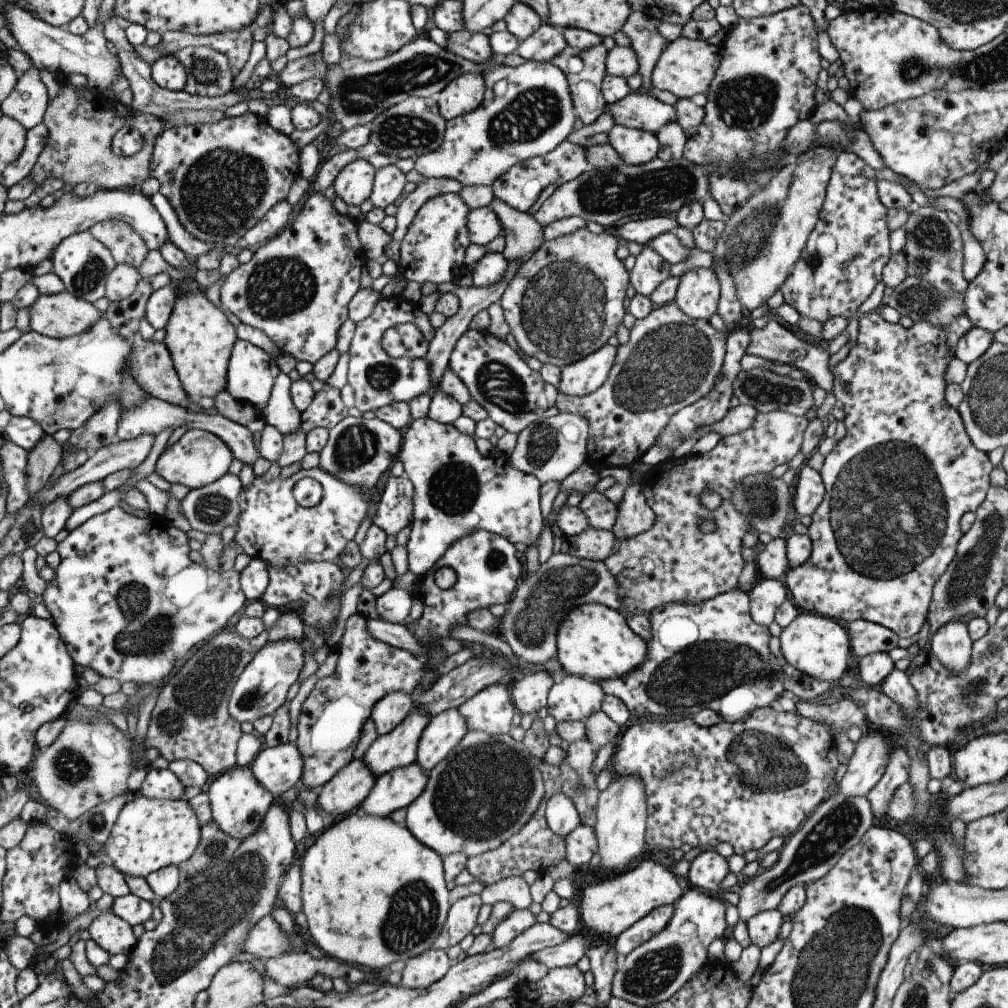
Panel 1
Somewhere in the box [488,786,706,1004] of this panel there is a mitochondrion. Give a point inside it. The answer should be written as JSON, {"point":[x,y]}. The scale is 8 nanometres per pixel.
{"point":[655,972]}

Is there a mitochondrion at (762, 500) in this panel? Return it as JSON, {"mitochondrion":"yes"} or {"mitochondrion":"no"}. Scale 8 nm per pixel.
{"mitochondrion":"yes"}

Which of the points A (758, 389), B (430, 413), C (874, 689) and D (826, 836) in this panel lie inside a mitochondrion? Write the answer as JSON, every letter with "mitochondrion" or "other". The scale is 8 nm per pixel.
{"A":"mitochondrion","B":"other","C":"other","D":"mitochondrion"}

